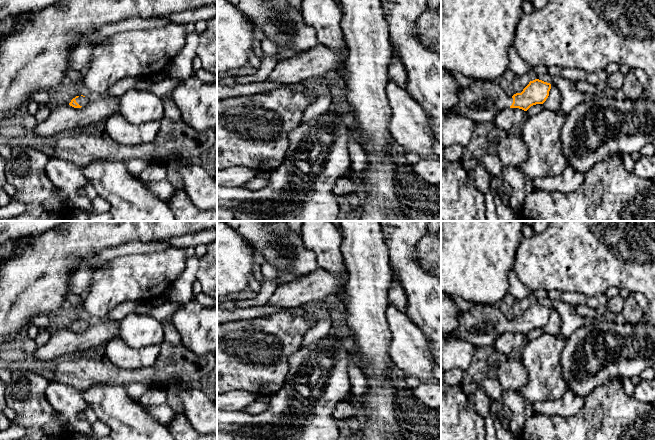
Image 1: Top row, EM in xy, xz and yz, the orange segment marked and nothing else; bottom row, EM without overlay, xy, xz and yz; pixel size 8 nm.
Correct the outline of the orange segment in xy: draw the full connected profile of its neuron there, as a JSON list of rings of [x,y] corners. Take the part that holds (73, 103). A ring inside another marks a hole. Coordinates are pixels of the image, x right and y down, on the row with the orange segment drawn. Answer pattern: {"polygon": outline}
{"polygon": [[[79,95],[79,96],[76,96],[75,98],[73,98],[71,100],[71,102],[69,103],[69,105],[74,108],[81,108],[81,107],[86,106],[89,103],[90,103],[90,100],[88,97],[85,97],[83,95]]]}

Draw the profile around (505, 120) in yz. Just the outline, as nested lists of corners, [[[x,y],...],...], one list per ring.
[[[509,107],[500,111],[493,119],[493,122],[501,133],[509,133],[513,127],[523,124],[526,117],[526,111]]]

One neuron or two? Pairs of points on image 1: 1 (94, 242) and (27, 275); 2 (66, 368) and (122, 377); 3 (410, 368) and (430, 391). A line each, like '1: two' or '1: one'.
1: one
2: one
3: two

